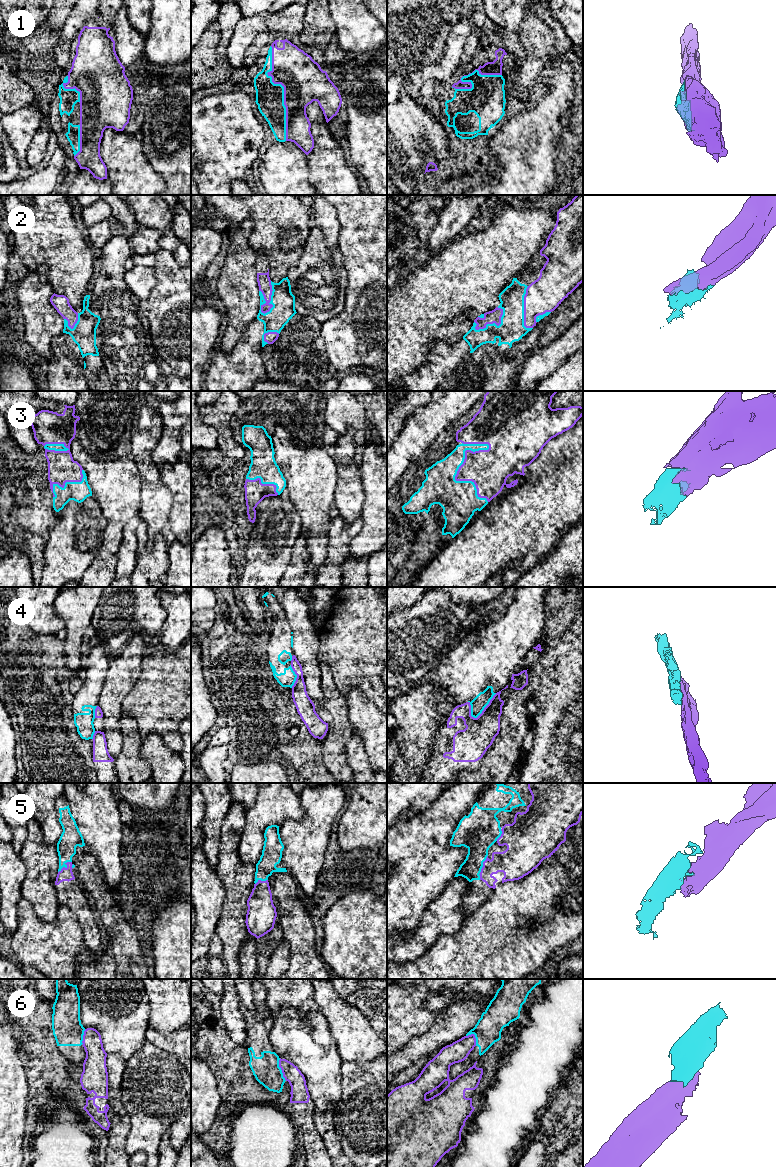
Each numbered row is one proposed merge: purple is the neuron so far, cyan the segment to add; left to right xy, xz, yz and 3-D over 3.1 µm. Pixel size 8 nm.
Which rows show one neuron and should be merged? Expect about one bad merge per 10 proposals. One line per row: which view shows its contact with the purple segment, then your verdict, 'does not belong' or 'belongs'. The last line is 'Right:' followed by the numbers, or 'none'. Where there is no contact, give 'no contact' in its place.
1: xz | belongs
2: xz | belongs
3: yz | belongs
4: yz | does not belong
5: yz | belongs
6: xz | does not belong
Right: 1, 2, 3, 5

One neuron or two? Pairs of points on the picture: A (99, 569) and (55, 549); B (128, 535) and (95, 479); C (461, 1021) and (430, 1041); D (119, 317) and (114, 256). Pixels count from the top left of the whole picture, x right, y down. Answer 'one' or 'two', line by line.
A: two
B: one
C: one
D: one

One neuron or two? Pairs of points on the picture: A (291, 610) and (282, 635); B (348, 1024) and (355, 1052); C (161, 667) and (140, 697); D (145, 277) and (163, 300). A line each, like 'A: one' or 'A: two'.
A: two
B: one
C: one
D: two

